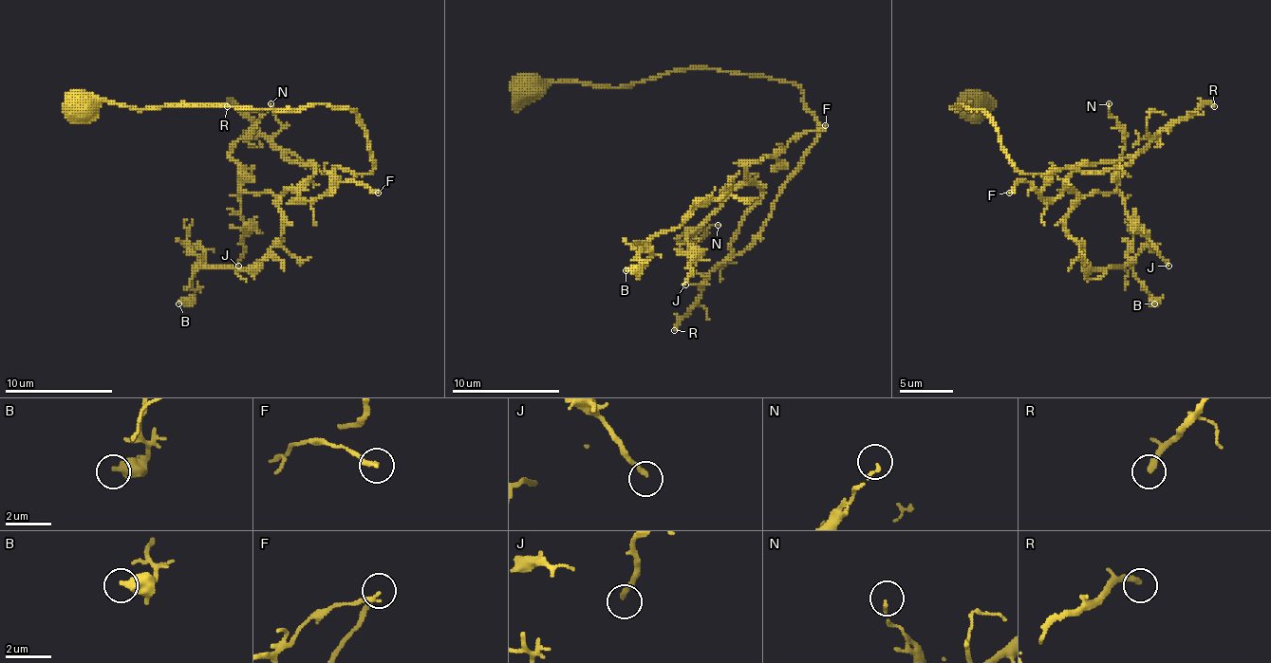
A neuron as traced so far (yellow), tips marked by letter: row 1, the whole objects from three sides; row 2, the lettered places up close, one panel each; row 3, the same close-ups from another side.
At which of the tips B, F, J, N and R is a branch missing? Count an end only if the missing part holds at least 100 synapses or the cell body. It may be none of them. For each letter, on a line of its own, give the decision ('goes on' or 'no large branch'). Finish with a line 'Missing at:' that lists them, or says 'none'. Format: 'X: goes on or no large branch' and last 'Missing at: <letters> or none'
B: no large branch
F: no large branch
J: no large branch
N: no large branch
R: goes on
Missing at: R

